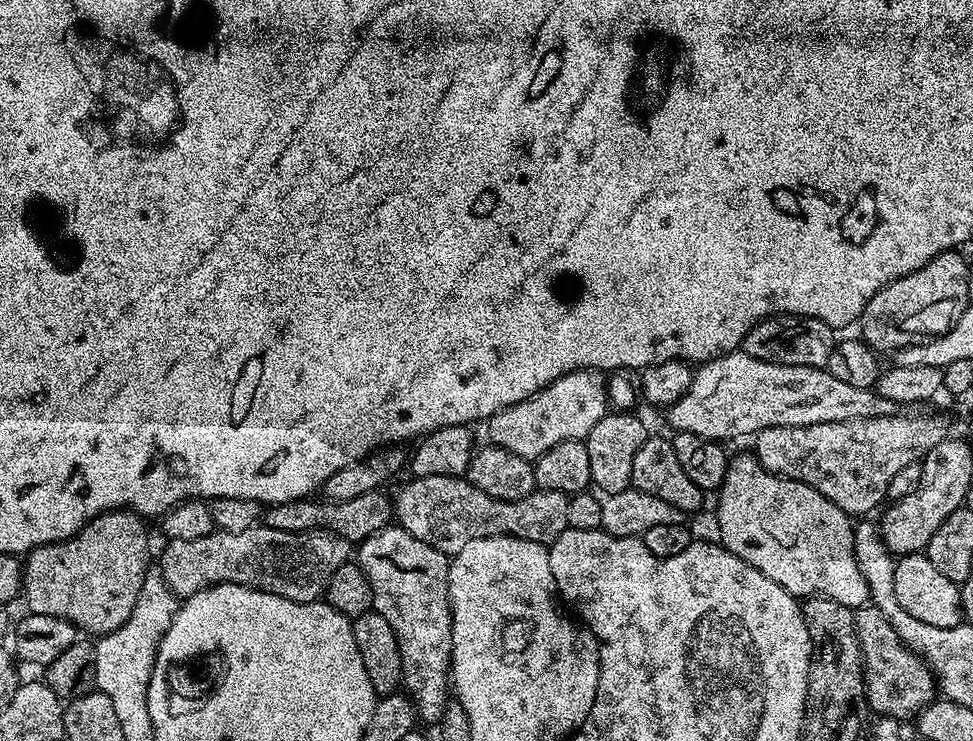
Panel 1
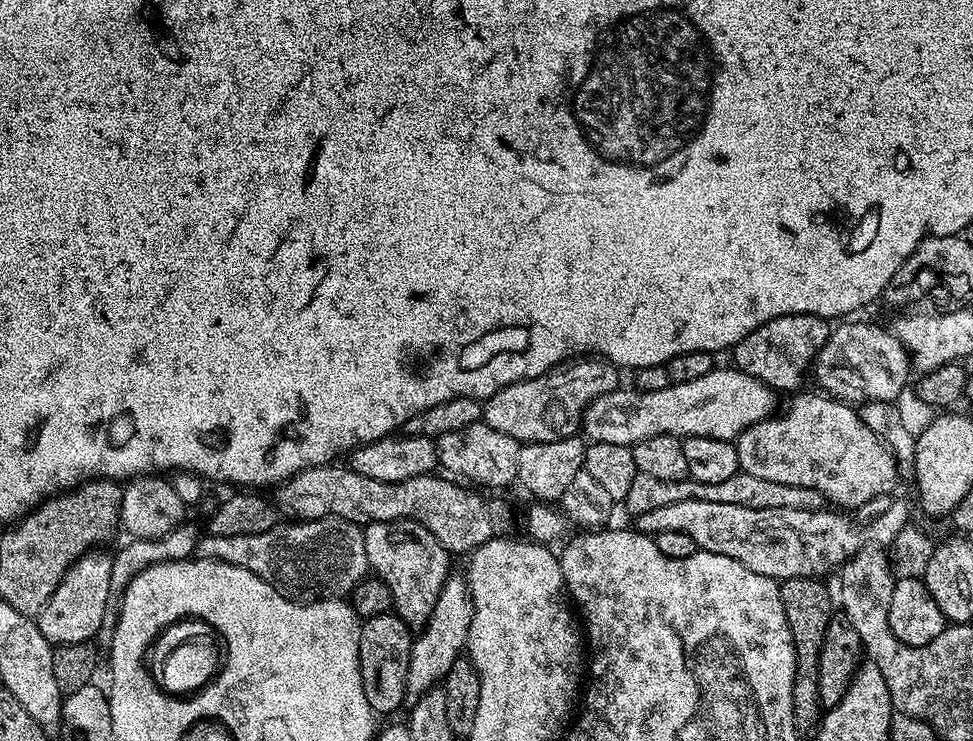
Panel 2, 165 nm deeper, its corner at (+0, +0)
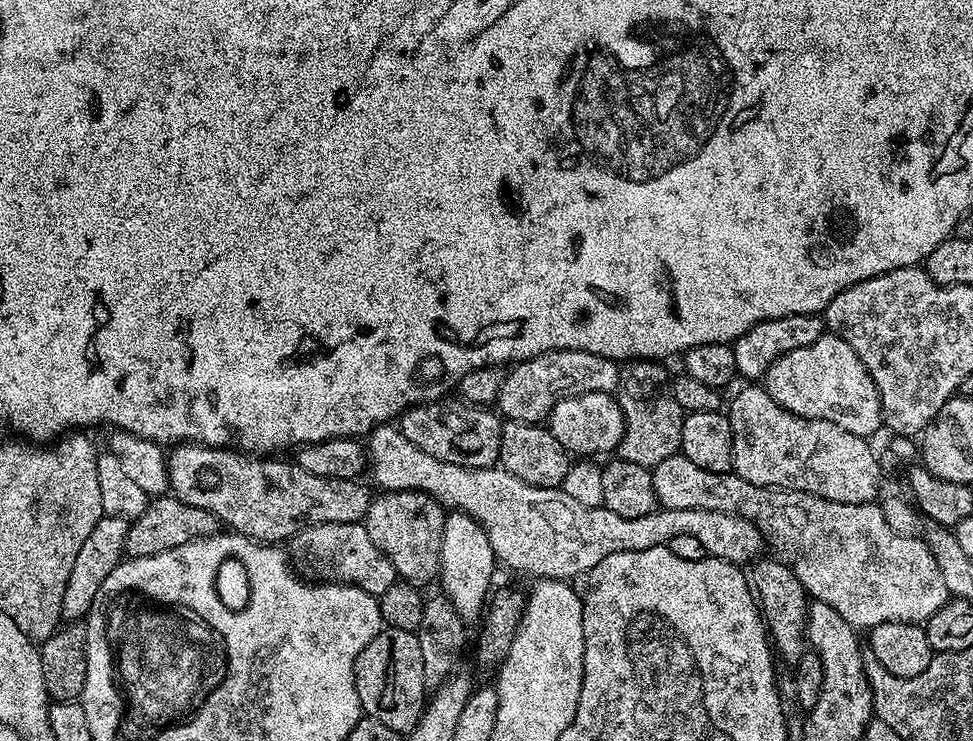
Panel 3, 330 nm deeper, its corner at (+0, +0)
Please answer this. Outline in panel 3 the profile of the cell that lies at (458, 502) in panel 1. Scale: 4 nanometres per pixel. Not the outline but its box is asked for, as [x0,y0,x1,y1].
[166,442,370,542]

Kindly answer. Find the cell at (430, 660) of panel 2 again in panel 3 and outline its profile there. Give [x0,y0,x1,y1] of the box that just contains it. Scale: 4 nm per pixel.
[438,511,498,622]

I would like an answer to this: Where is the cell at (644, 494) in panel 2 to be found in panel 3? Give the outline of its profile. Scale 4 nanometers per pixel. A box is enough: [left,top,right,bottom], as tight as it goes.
[651,454,950,630]

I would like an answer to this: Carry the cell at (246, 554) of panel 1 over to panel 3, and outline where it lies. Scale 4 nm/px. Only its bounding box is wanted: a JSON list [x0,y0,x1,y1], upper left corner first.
[286,522,398,598]

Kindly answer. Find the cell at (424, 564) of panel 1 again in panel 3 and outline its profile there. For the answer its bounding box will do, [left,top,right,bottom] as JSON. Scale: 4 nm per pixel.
[363,492,446,586]

